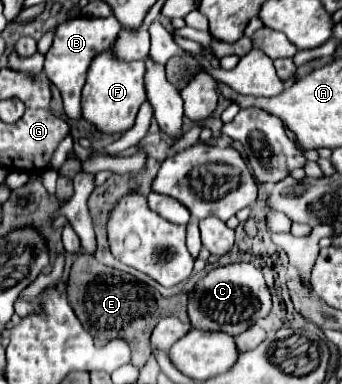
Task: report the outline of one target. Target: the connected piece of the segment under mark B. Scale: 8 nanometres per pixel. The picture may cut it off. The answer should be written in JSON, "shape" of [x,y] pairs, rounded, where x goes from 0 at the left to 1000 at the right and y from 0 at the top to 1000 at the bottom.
{"shape":[[[228,42],[228,47],[205,47],[181,57],[175,68],[164,68],[158,109],[135,141],[129,193],[140,198],[146,214],[158,214],[175,229],[181,255],[187,255],[187,292],[199,307],[211,313],[234,307],[234,240],[251,208],[257,172],[287,135],[304,135],[339,104],[345,83],[351,83],[351,63],[345,52],[333,52],[333,42],[316,42],[316,47]]]}

